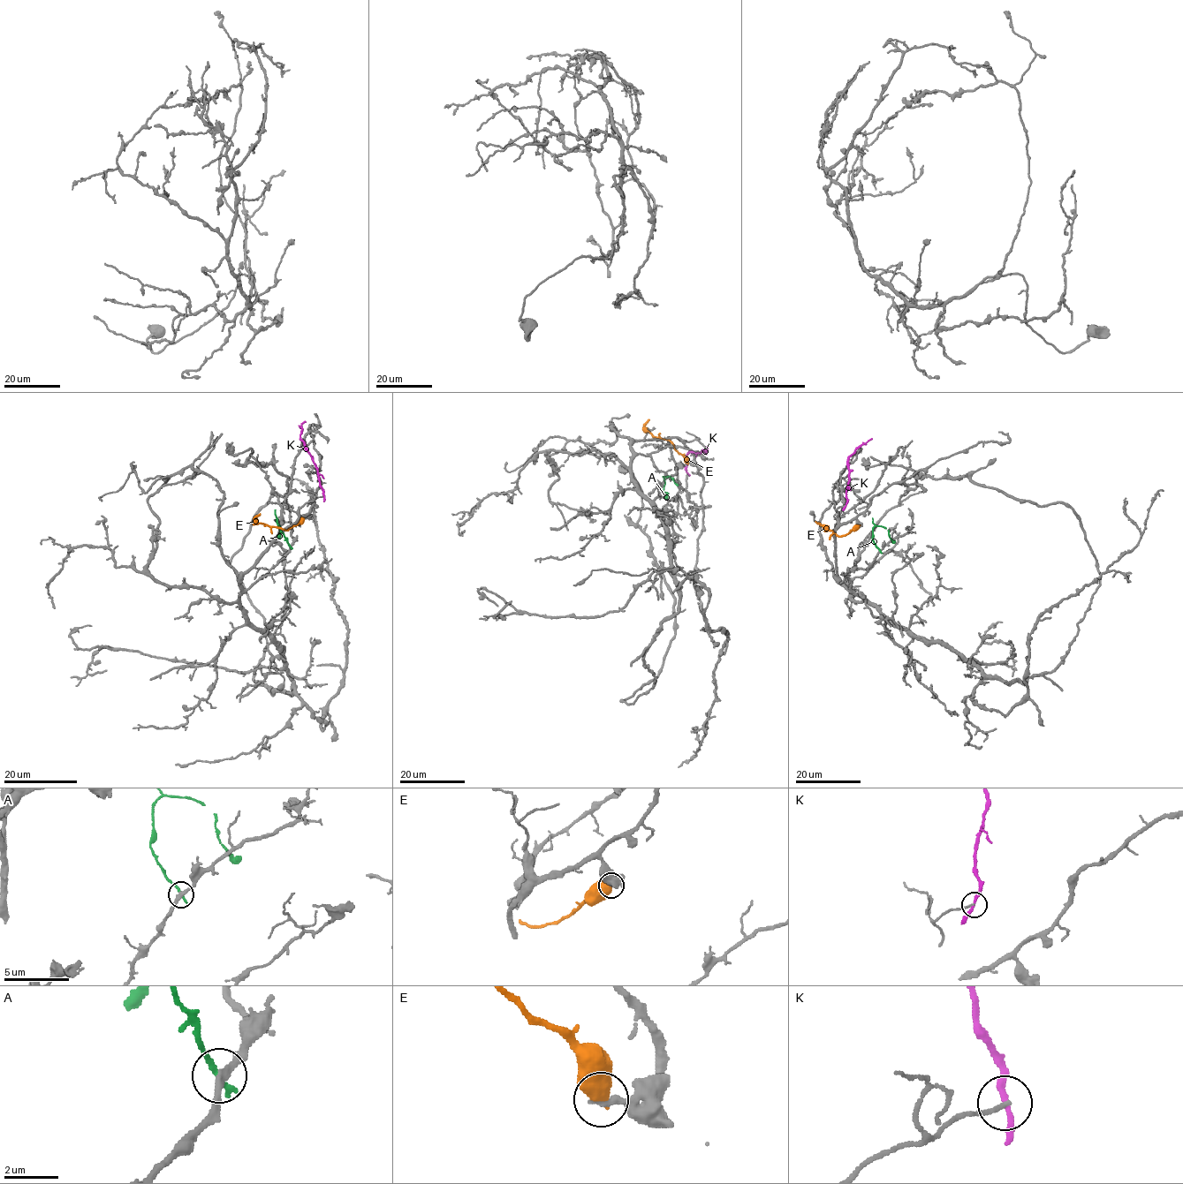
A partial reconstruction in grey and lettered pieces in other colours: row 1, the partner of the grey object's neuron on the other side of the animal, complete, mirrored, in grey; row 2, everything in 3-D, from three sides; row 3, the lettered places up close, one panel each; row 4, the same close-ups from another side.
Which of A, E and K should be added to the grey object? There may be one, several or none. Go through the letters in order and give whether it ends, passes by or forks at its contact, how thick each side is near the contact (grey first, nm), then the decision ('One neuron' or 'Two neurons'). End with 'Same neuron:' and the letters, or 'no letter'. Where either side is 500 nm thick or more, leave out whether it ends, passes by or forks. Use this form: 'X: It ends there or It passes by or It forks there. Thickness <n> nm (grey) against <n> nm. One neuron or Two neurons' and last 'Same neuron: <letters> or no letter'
A: It ends there. Thickness 240 nm (grey) against 220 nm. Two neurons
E: Thickness 280 nm (grey) against 700 nm. Two neurons
K: It passes by. Thickness 150 nm (grey) against 200 nm. Two neurons
Same neuron: no letter

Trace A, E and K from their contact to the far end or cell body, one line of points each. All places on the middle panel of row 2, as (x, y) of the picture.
A: (676, 484), (669, 476), (664, 477), (663, 488), (667, 493), (664, 497)
E: (686, 463), (668, 440), (655, 437), (648, 430), (644, 426), (649, 419)
K: (707, 449), (700, 453), (689, 452), (685, 459), (686, 471), (690, 475)

